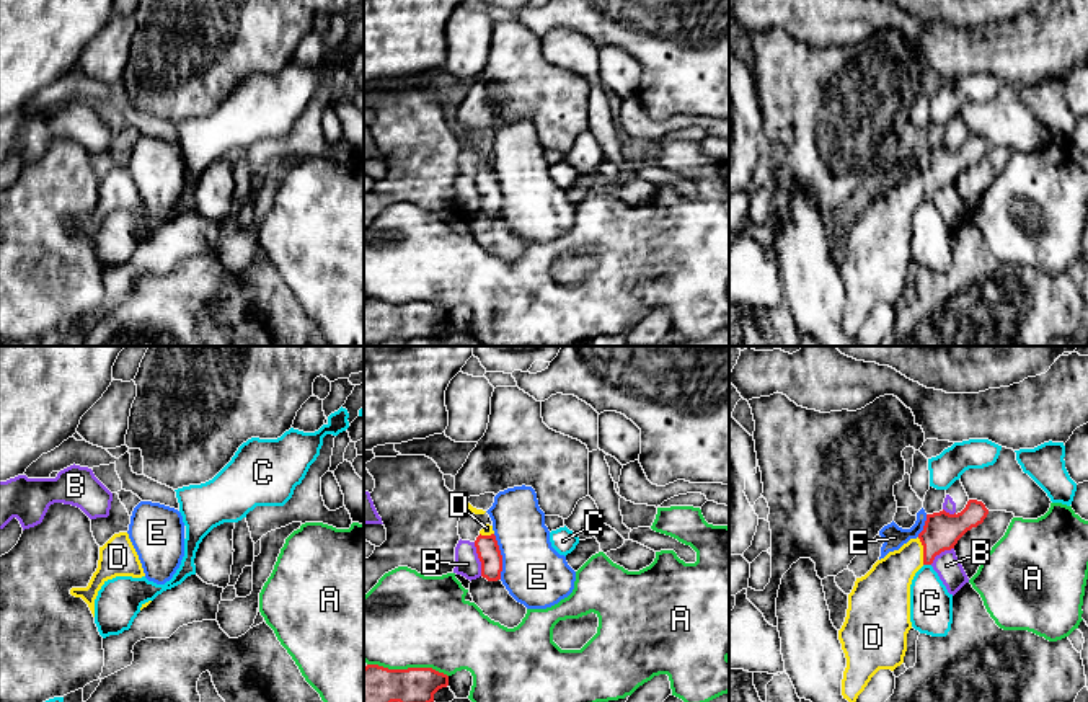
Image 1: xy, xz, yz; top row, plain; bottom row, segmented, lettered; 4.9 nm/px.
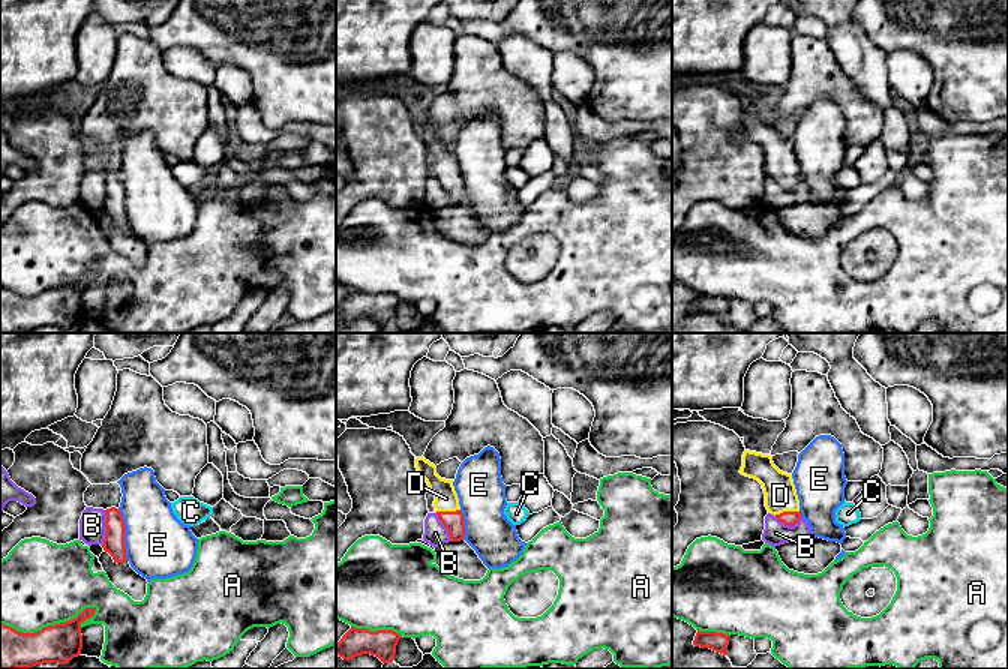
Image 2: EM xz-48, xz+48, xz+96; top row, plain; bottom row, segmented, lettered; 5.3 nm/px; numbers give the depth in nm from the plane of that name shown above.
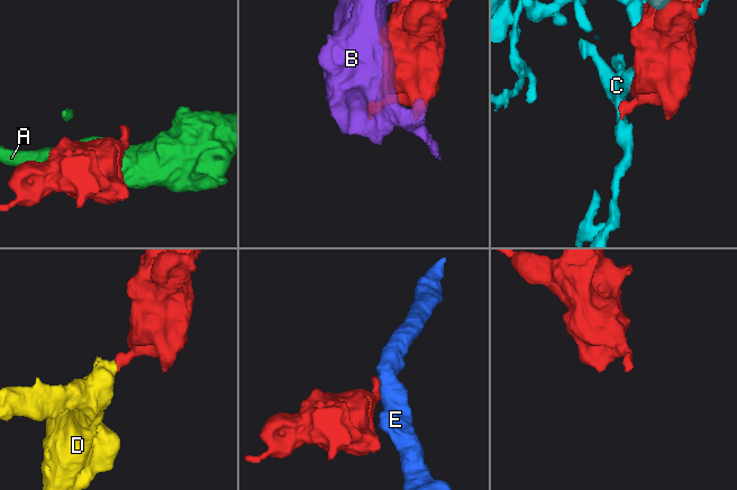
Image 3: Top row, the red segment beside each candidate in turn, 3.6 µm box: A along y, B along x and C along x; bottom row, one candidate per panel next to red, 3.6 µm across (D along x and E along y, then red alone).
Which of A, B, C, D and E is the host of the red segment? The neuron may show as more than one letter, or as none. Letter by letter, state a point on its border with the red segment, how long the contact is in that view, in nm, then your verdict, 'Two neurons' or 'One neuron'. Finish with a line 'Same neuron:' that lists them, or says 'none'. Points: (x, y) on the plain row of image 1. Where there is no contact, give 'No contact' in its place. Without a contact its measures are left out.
A: Touches red at xz (408, 302). Shared border 400 nm. Two neurons
B: Touches red at xz (478, 191). Shared border 170 nm. Two neurons
C: Touches red at yz (927, 198). Shared border 40 nm. Two neurons
D: Touches red at yz (924, 185). Shared border 140 nm. One neuron
E: Touches red at xz (501, 191). Shared border 220 nm. Two neurons
Same neuron: D

